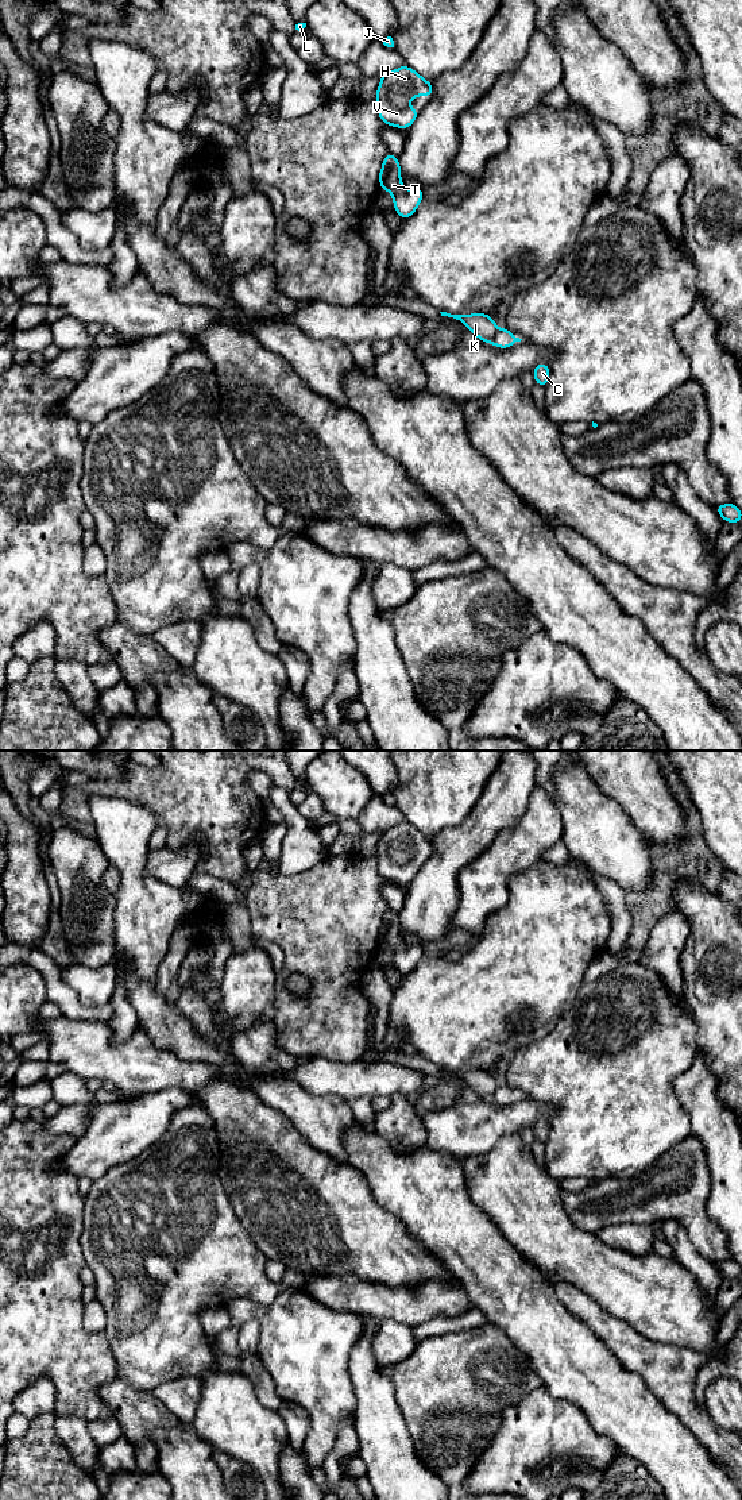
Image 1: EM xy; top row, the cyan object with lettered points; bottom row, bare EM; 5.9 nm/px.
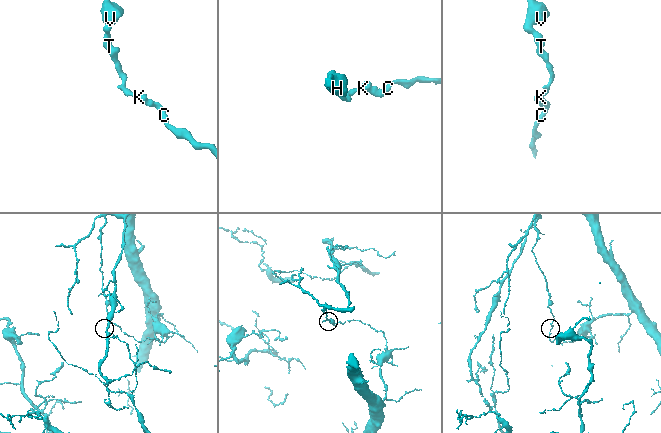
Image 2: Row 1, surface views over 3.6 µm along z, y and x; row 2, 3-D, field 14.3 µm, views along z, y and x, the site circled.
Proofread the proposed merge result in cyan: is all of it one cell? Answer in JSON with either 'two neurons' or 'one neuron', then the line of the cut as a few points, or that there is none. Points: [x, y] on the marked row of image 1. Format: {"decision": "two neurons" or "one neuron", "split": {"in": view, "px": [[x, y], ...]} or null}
{"decision": "two neurons", "split": {"in": "xy", "px": [[498, 330], [490, 342]]}}

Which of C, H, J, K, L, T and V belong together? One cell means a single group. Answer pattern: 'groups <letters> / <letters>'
groups C / H J K L T V

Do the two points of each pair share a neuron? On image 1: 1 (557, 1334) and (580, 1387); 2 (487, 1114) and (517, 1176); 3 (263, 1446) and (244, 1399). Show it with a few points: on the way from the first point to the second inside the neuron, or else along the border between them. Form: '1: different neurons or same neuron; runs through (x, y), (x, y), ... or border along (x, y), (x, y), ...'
1: same neuron; runs through (560, 1348), (579, 1373)
2: different neurons; border along (518, 1133), (505, 1136), (489, 1152), (472, 1157)
3: same neuron; runs through (255, 1434), (244, 1423), (244, 1411)

